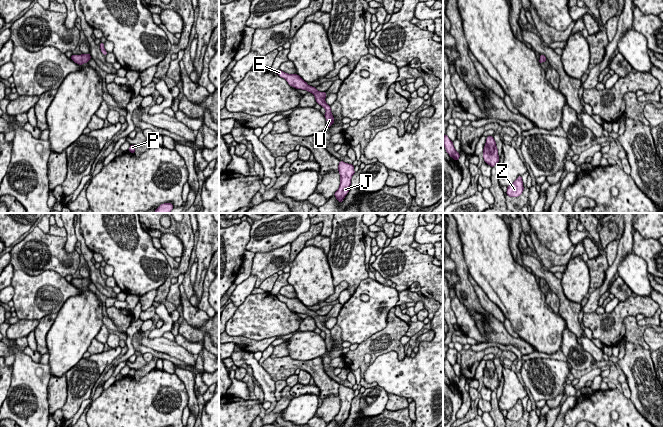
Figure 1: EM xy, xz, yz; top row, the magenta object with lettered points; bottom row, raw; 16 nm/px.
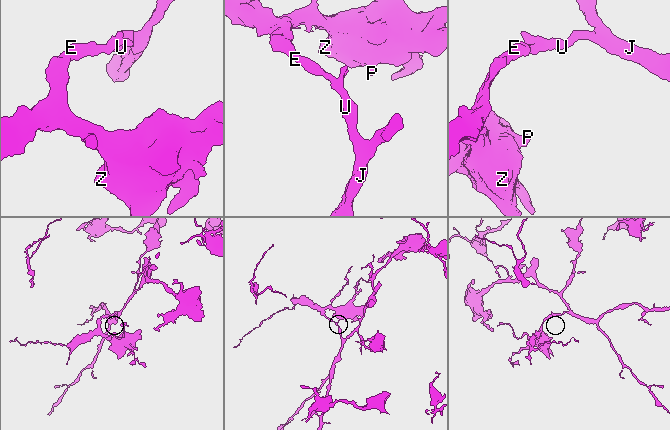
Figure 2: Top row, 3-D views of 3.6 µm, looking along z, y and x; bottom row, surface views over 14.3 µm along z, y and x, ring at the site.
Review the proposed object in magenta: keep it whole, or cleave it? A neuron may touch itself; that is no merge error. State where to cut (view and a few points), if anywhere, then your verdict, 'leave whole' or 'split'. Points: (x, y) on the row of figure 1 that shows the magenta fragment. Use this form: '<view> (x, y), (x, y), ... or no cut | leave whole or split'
no cut | leave whole

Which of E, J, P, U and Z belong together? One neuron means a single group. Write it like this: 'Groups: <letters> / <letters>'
Groups: E J P U Z

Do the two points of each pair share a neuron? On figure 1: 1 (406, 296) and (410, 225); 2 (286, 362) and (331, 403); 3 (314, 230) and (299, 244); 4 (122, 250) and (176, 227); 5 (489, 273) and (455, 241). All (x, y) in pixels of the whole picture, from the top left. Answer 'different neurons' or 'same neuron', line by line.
1: different neurons
2: different neurons
3: same neuron
4: different neurons
5: different neurons

